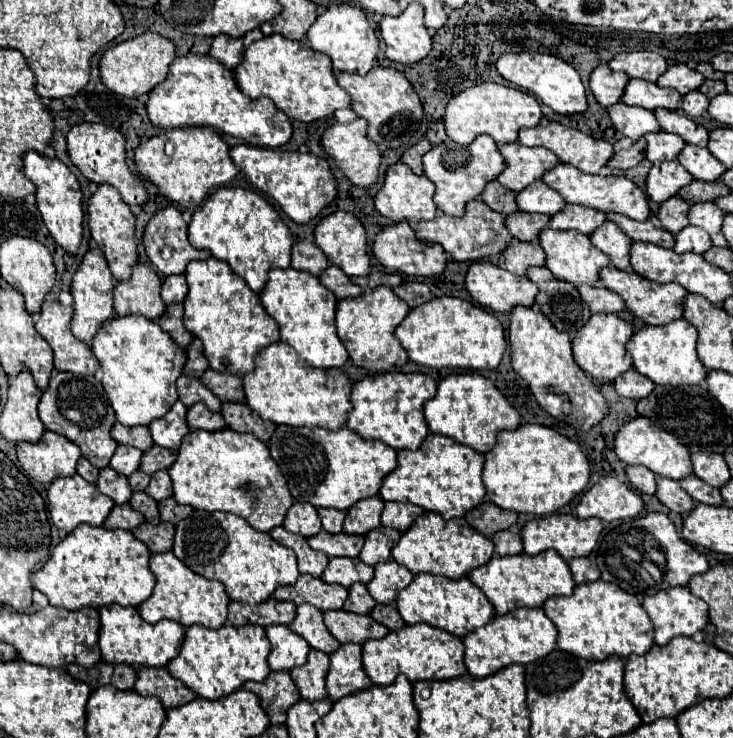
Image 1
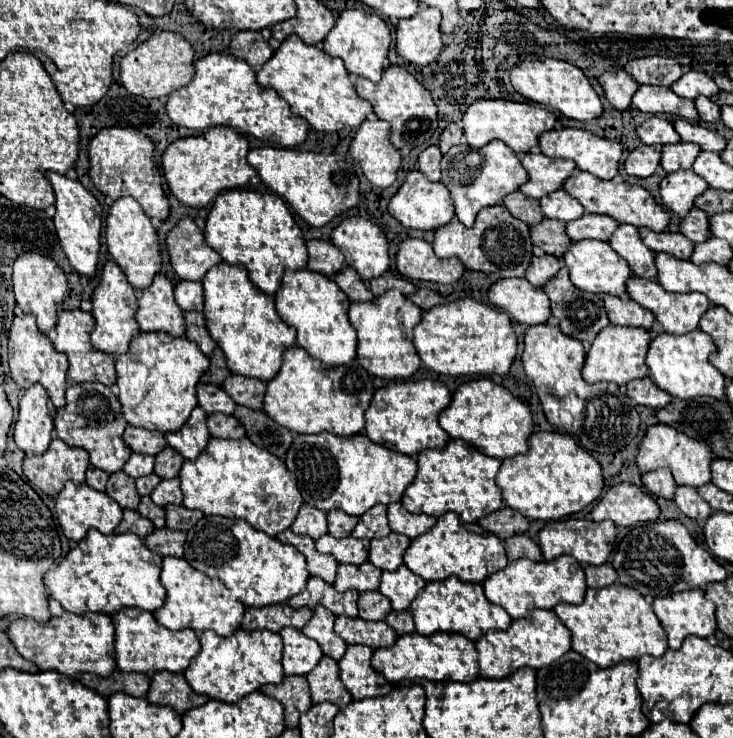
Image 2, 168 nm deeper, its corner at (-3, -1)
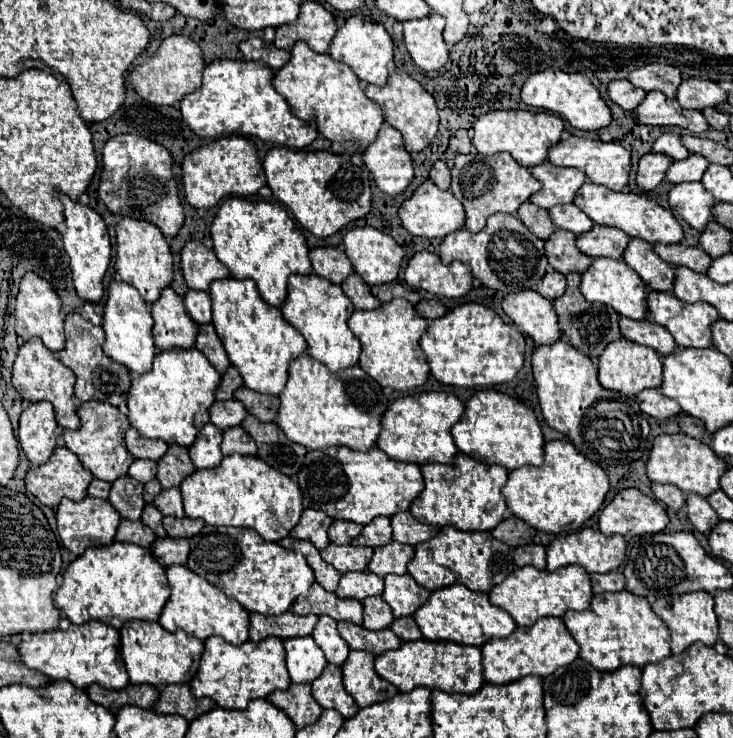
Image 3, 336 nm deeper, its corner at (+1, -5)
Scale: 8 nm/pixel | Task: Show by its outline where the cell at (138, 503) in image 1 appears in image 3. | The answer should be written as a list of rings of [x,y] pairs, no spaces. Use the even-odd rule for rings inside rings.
[[[146,504],[144,512],[142,512],[142,522],[156,534],[156,536],[166,536],[164,528],[162,528],[162,512],[154,506],[154,504]]]

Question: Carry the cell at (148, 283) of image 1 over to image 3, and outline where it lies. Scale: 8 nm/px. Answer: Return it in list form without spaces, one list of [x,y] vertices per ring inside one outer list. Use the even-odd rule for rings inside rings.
[[[164,288],[150,310],[154,318],[152,338],[158,350],[194,346],[196,324],[190,320],[190,316],[186,316],[182,298],[172,288]]]

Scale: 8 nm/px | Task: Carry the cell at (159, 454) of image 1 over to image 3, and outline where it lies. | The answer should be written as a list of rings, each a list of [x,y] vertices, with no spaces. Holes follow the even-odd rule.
[[[172,444],[168,448],[168,452],[158,460],[158,474],[156,480],[162,484],[162,488],[172,488],[172,486],[180,486],[182,478],[188,476],[190,472],[194,472],[194,464],[190,462],[188,450]]]

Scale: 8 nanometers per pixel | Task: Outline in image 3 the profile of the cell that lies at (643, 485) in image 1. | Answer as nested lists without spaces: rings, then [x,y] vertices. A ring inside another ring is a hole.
[[[652,484],[652,492],[656,500],[664,502],[672,510],[678,510],[684,504],[684,492],[672,484]]]

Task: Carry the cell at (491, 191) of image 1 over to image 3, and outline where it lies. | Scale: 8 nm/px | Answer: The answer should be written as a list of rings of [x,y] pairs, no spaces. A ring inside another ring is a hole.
[[[522,202],[522,206],[518,208],[516,216],[522,220],[522,224],[532,232],[536,234],[540,240],[546,240],[550,238],[550,234],[556,230],[556,226],[552,224],[550,216],[548,216],[548,210],[542,210],[538,206],[534,206],[532,202]]]

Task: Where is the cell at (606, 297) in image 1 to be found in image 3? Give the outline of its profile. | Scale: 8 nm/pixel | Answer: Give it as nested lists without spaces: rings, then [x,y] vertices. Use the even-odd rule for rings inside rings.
[[[620,316],[618,324],[620,324],[620,332],[624,338],[650,346],[660,354],[674,352],[674,348],[676,348],[672,334],[666,328],[662,328],[660,324],[654,324],[650,320],[632,320],[632,318],[624,318],[624,316]]]

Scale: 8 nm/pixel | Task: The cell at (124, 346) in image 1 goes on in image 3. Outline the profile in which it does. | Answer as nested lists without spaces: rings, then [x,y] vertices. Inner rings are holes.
[[[172,348],[154,356],[152,370],[130,374],[128,420],[146,438],[160,438],[168,444],[190,446],[208,418],[208,408],[214,402],[214,390],[220,384],[220,374],[208,358],[196,348]]]

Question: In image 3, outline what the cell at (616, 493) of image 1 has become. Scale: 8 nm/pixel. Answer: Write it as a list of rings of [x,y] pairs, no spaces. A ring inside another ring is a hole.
[[[636,488],[620,490],[598,518],[602,534],[654,534],[662,532],[666,524],[668,514],[664,506]]]

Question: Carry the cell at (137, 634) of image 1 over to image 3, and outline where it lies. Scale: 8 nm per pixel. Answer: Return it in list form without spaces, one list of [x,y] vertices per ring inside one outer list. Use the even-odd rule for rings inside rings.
[[[140,622],[144,630],[140,640],[130,640],[130,624],[120,628],[120,646],[122,646],[122,660],[132,684],[152,684],[156,688],[164,688],[166,684],[182,684],[188,682],[198,668],[198,660],[202,654],[202,642],[184,630],[168,632],[158,622]]]

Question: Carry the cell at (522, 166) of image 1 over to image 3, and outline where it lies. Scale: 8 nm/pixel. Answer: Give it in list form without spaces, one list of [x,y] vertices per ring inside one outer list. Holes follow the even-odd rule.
[[[550,162],[530,168],[532,176],[542,182],[542,190],[530,196],[530,202],[540,208],[552,208],[554,204],[572,202],[574,192],[586,182],[586,174],[578,168],[554,166]]]

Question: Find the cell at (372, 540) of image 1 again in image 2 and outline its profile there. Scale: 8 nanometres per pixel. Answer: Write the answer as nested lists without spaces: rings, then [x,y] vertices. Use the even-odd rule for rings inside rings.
[[[394,532],[386,538],[374,538],[368,560],[380,570],[396,570],[404,562],[404,552],[408,546],[410,538]]]

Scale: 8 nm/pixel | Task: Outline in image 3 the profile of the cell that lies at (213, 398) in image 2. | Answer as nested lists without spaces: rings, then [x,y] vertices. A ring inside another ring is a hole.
[[[216,400],[210,406],[210,422],[216,424],[220,430],[230,428],[230,426],[238,426],[242,424],[242,420],[246,418],[246,408],[242,402],[238,400]]]

